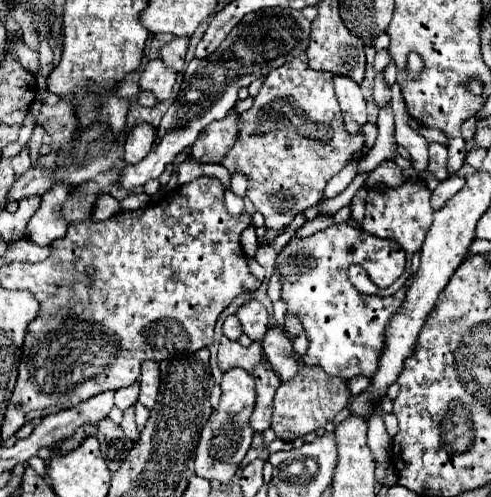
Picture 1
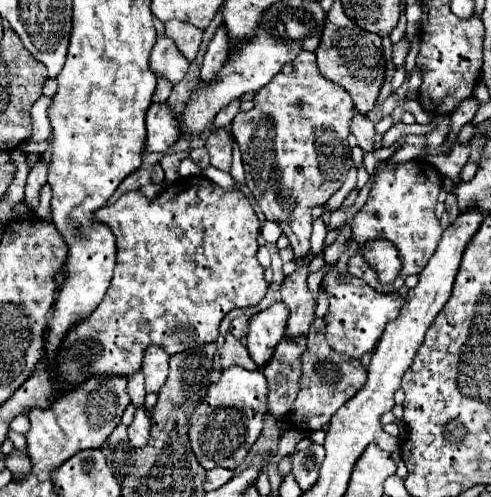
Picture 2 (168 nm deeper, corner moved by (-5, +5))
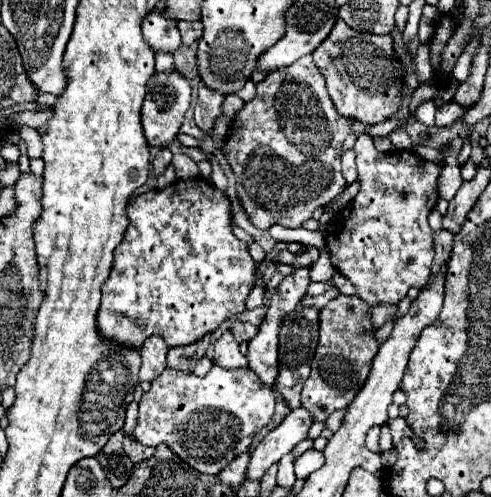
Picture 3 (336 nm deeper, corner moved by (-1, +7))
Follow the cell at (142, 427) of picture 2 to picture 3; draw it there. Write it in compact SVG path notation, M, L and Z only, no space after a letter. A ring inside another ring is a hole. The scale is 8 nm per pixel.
M126 436L124 438L124 452L130 456L132 462L140 462L144 458L150 458L154 454L154 448L136 444L136 440L132 440L132 436Z

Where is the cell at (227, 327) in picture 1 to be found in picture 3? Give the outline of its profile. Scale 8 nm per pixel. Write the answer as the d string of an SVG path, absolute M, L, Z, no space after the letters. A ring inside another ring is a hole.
M234 320L232 326L230 326L230 330L232 330L236 342L248 342L248 340L254 338L256 332L258 332L258 328L256 328L254 324L250 324L250 322L240 322L240 320Z

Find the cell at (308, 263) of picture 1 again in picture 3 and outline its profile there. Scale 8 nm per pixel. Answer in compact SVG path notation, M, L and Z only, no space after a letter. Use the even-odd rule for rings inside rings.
M376 304L376 308L370 306L370 320L372 320L372 330L384 326L388 320L398 318L398 306L396 304Z

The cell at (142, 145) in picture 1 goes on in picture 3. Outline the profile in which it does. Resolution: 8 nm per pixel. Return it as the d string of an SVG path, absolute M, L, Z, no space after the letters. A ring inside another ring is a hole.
M178 72L154 74L148 80L148 92L142 104L142 128L144 128L148 144L162 148L168 142L176 140L188 106L190 106L190 84Z

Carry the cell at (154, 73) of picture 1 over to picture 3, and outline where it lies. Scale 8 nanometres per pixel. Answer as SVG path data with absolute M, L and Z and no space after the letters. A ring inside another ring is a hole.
M150 12L142 22L142 34L154 52L174 54L180 48L180 32L176 20L164 18L162 12Z

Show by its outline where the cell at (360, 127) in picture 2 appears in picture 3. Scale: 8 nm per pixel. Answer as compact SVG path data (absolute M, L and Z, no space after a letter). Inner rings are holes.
M366 132L356 138L354 152L358 164L360 192L348 206L344 206L336 214L336 220L330 220L326 230L326 250L330 252L334 268L354 284L356 294L366 304L396 304L406 296L410 286L422 288L428 284L434 260L434 242L428 214L438 202L438 176L442 166L438 162L424 160L412 150L402 150L402 156L378 152L374 146L374 138Z

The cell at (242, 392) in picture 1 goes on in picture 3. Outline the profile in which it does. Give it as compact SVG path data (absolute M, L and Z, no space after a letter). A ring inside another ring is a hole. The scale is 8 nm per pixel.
M214 364L204 378L166 368L152 382L150 392L142 396L138 424L132 436L146 446L166 442L194 470L218 474L236 456L246 452L258 430L270 422L274 400L274 390L250 368L224 370Z

